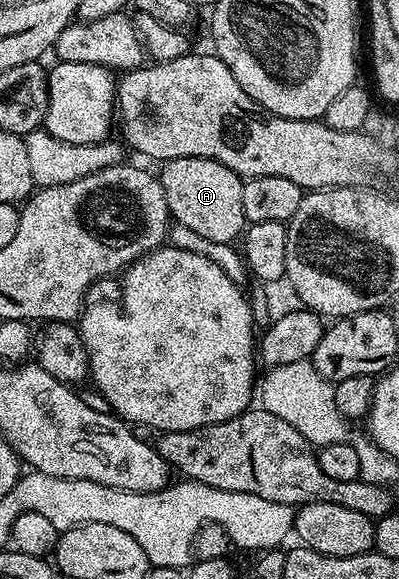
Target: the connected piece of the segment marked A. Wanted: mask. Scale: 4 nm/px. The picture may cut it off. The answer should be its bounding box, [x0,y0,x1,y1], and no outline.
[157,157,248,245]

